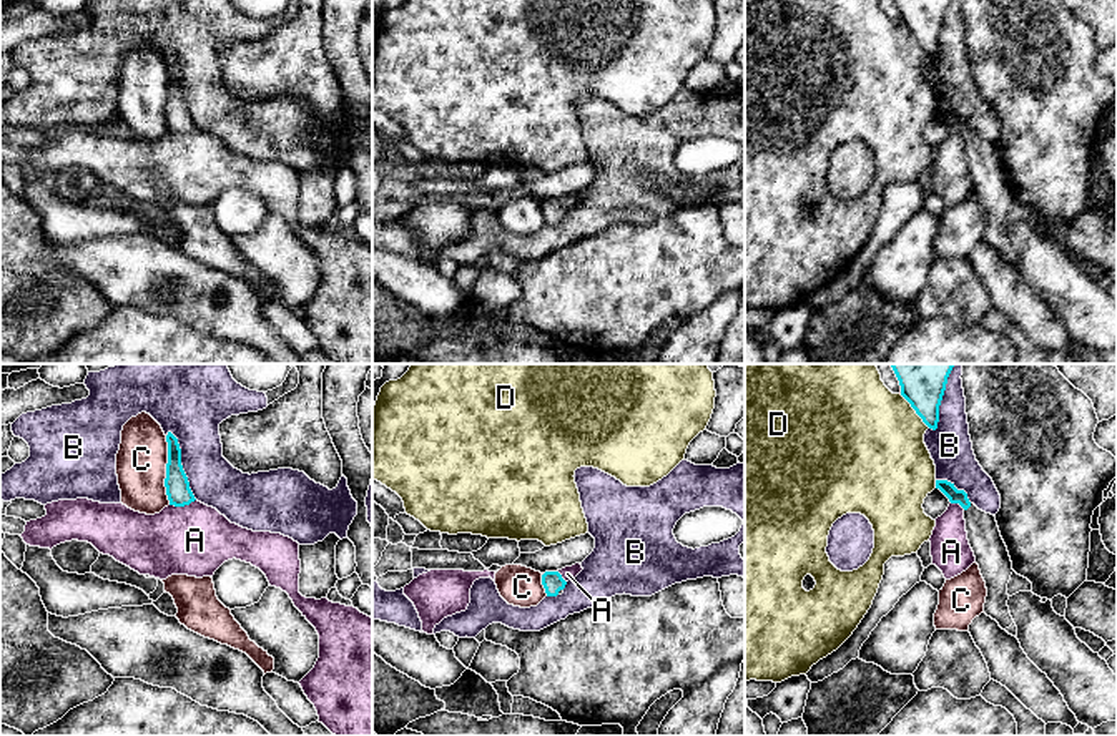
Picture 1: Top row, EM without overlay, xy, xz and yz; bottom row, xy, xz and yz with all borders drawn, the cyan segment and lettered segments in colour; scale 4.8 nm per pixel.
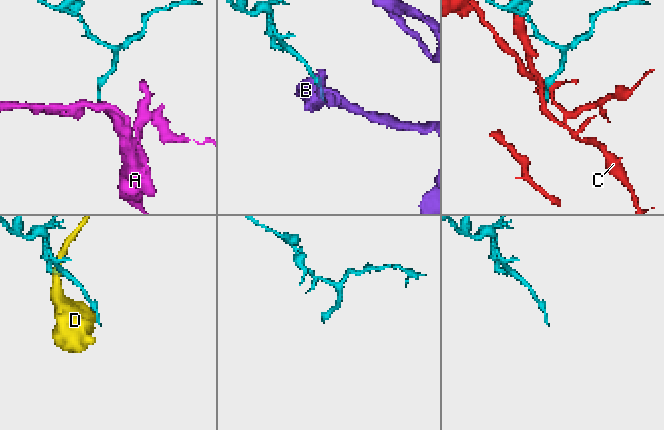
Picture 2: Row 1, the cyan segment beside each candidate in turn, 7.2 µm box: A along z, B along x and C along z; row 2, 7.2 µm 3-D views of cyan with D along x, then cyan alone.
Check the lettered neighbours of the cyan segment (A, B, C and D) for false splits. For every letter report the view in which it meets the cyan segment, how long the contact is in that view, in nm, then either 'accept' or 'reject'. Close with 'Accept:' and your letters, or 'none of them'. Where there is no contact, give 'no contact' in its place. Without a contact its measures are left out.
A: meets cyan in xy; contact 130 nm long; reject
B: meets cyan in xy; contact 360 nm long; reject
C: meets cyan in xy; contact 340 nm long; reject
D: meets cyan in yz; contact 220 nm long; reject
Accept: none of them

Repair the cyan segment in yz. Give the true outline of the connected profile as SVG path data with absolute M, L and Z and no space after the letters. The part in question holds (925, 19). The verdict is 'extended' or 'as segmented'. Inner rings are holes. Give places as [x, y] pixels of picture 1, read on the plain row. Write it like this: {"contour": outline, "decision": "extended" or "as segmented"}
{"contour": "M894 0L901 23L911 32L923 50L936 58L939 33L951 0Z", "decision": "as segmented"}

